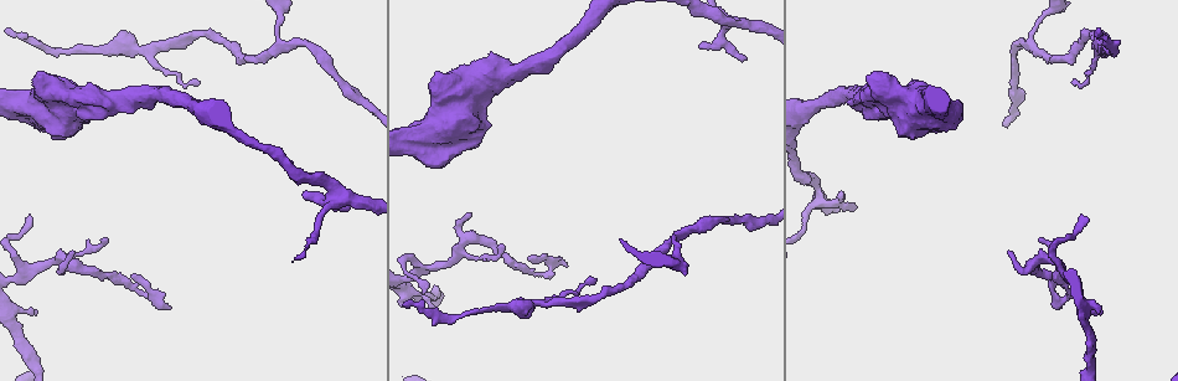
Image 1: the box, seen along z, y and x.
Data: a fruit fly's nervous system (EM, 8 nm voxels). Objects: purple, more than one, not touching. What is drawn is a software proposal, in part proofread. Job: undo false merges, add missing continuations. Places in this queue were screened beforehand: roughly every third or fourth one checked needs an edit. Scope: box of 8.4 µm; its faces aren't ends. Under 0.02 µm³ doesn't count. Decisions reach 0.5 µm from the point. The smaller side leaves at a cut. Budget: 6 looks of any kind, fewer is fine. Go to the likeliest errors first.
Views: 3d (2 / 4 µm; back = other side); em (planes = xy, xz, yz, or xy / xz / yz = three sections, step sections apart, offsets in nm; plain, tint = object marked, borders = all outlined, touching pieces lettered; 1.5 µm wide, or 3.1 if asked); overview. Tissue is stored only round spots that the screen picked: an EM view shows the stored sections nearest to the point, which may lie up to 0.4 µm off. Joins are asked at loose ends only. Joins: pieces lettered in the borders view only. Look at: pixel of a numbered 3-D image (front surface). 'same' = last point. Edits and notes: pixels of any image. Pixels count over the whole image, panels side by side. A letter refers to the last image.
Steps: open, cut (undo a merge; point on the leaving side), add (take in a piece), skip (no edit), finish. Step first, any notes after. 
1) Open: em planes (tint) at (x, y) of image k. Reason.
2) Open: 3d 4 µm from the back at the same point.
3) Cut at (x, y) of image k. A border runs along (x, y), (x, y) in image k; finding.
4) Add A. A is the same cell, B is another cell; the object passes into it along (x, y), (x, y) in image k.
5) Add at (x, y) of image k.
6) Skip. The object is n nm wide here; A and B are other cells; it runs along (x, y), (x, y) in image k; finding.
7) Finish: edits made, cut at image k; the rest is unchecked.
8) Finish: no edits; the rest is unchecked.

Open: em planes (borders) at (338, 191) of image 1. Side arm on a straight run.

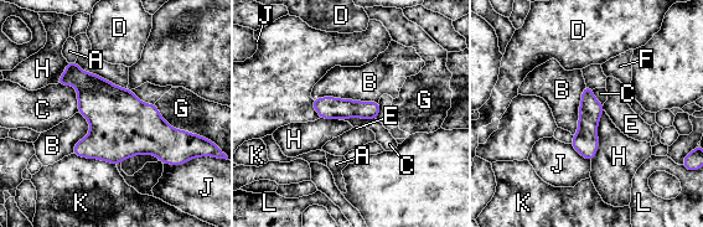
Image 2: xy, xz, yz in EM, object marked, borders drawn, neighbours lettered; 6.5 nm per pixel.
Skip. A, B, C, D, E, F, G, H, J, K and L are other cells; continuous, no second neuron.

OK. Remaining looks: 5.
Open: 3d 4 µm from the back at (1080, 216) of image 1. Branch stops here.

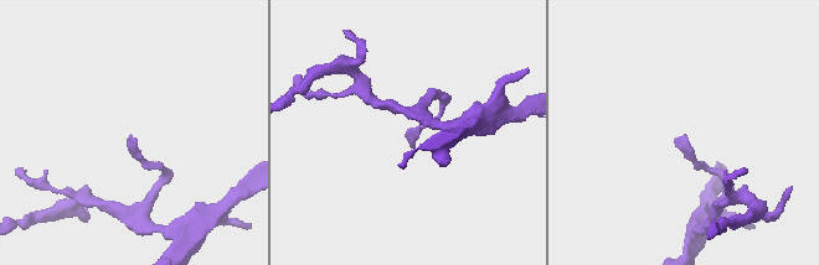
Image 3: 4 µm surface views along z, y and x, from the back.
Open: em xz step 4 (borders) at (129, 138) of image 3.

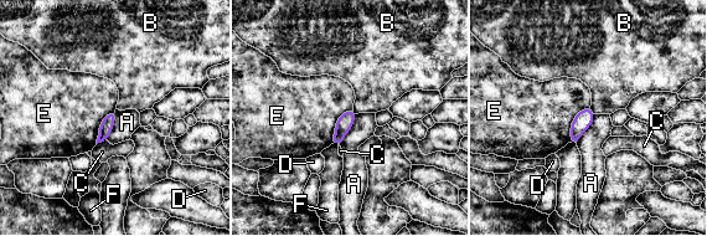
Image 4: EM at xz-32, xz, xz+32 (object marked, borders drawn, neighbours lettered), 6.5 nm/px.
Open: em planes (borders) at the same point. Cut it another way.

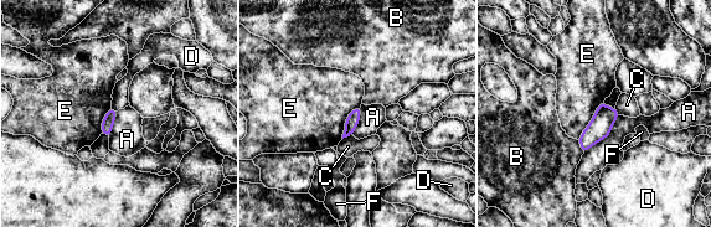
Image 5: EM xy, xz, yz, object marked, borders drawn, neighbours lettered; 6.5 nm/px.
Skip. The object is 80 nm wide here; A, B, C, D, E and F are other cells; a border runs along (619, 114), (611, 133), (583, 154) in image 5; none of them fits.

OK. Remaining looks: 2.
Open: em xy step 8 (borders) at (956, 99) of image 1. An open end.

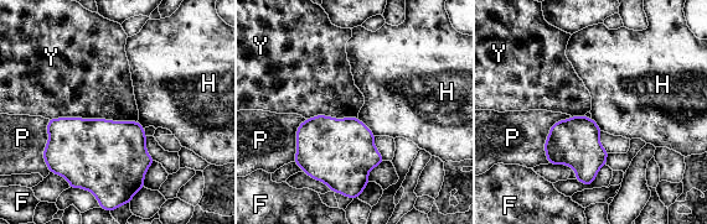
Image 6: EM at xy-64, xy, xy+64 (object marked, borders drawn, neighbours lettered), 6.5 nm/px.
Open: em planes (borders) at the same point. Cut it another way.

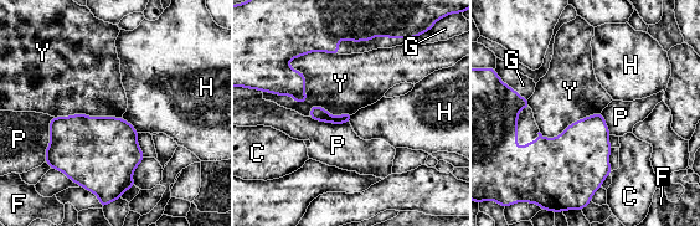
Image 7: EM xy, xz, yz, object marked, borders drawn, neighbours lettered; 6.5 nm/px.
Skip. C, F, G, H, P and Y are other cells; none of them fits.

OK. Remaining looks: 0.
Finish: no edits; the rest is unchecked.

